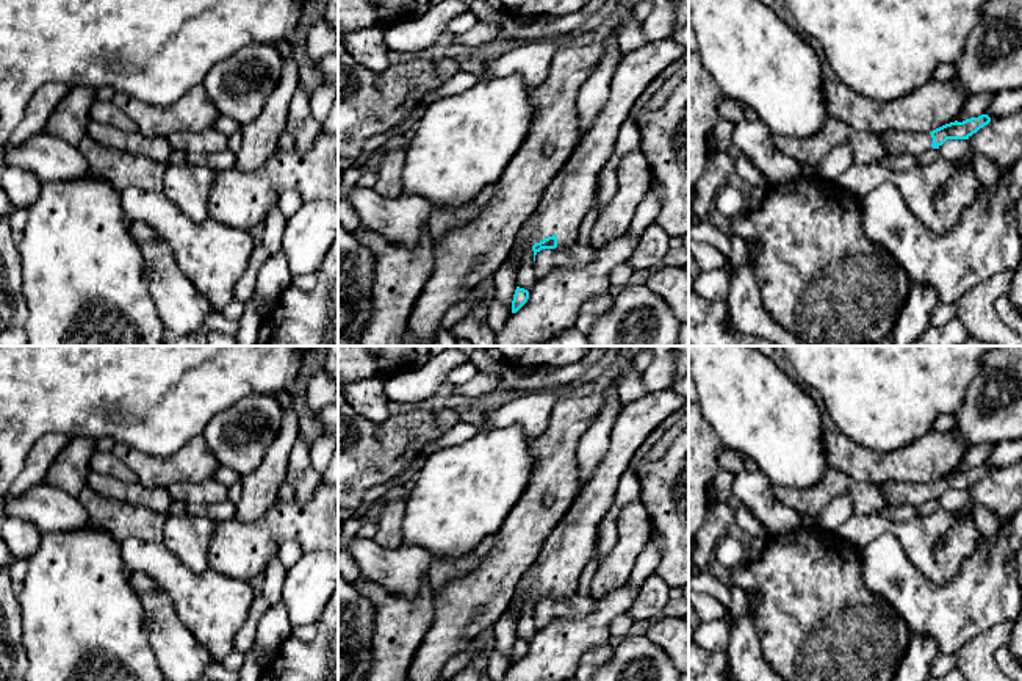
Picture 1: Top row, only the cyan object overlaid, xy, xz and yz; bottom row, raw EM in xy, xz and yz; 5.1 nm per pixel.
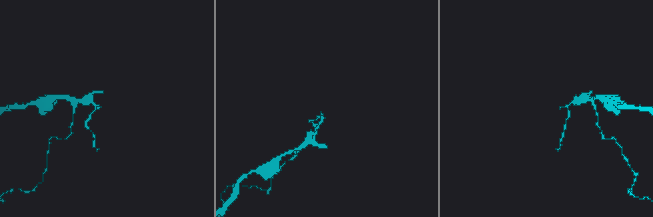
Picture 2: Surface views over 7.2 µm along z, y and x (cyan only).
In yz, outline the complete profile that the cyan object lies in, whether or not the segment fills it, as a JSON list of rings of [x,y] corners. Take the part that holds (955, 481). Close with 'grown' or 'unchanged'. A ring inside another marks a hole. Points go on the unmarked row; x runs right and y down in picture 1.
[[[981,465],[963,473],[955,471],[945,474],[933,482],[914,484],[887,481],[881,484],[880,488],[891,506],[909,504],[919,507],[931,498],[939,499],[947,490],[969,490],[989,473],[991,468]]]; grown

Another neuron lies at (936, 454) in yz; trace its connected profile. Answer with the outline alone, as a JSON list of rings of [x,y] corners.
[[[823,429],[829,470],[839,470],[859,482],[933,482],[955,473],[969,446],[953,434],[931,431],[917,441],[880,452],[851,441],[842,431]]]

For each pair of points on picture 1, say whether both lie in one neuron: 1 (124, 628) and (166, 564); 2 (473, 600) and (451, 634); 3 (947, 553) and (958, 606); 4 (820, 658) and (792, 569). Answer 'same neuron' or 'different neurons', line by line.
1: different neurons
2: same neuron
3: different neurons
4: same neuron

